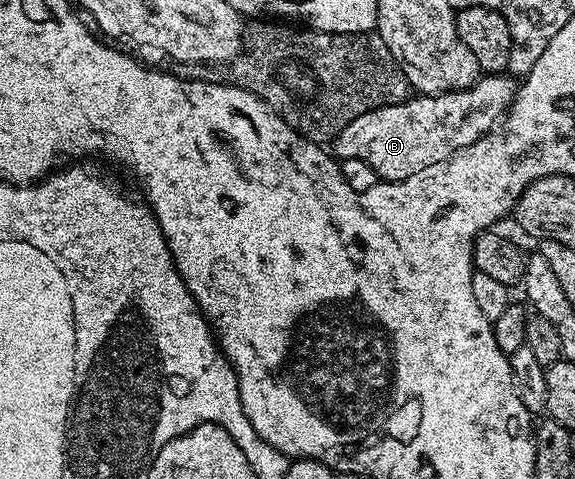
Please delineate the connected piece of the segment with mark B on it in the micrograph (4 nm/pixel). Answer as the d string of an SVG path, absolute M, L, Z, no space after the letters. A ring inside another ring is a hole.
M482 75L473 85L466 89L458 89L454 93L435 93L433 95L414 95L399 105L382 106L368 111L353 119L332 140L332 153L338 159L364 159L372 171L378 173L384 181L403 181L417 173L433 170L441 161L450 156L469 150L482 136L489 134L506 116L510 105L514 102L516 81L510 75Z

